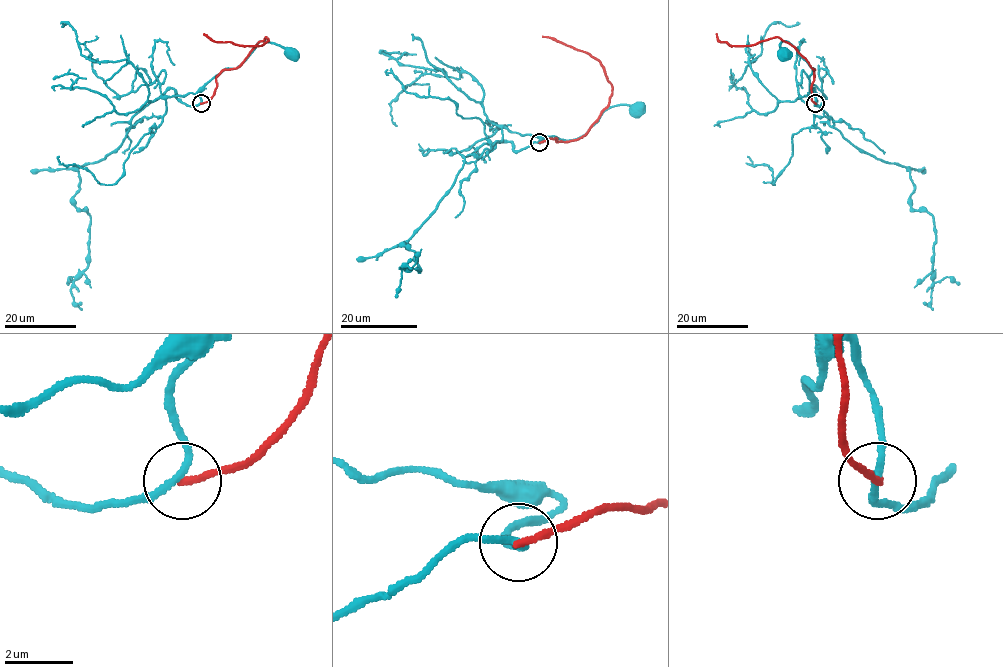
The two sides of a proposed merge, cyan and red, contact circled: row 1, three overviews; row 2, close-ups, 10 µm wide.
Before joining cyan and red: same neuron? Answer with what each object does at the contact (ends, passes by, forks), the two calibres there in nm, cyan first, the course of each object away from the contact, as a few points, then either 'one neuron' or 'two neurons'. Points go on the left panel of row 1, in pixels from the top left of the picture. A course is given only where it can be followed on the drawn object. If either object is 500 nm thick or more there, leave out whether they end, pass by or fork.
cyan passes by; red ends there; 200 nm thick on the cyan side, 200 nm on the other; cyan runs (200, 103), (204, 86), (226, 68), (240, 65), (261, 41), (279, 44), (291, 53); red runs (201, 103), (213, 95), (224, 69), (235, 68), (265, 37), (268, 41), (237, 45), (204, 33); two neurons

